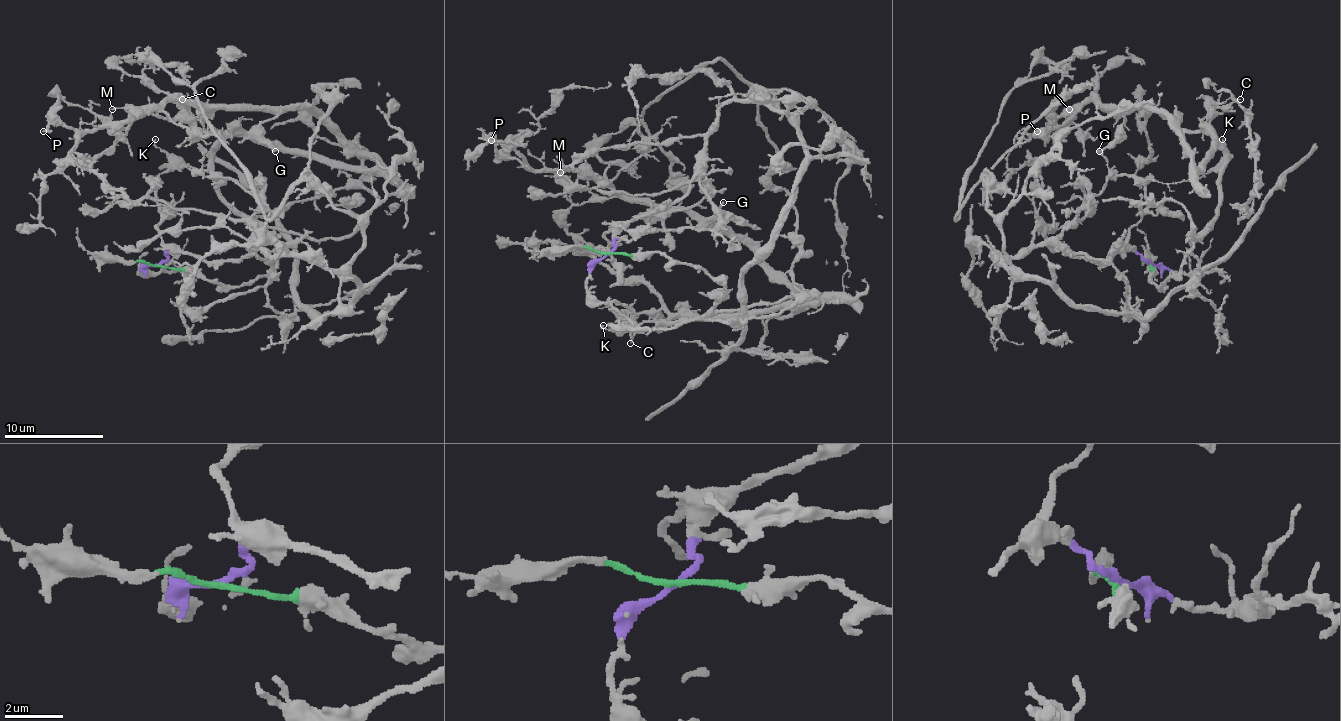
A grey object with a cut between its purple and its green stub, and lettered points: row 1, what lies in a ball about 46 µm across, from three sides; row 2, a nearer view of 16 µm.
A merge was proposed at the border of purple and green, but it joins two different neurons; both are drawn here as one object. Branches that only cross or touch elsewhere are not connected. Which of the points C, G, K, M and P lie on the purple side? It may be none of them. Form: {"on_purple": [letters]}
{"on_purple": []}

